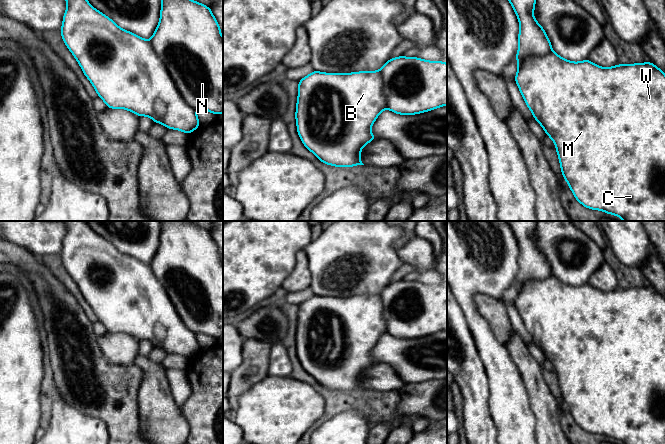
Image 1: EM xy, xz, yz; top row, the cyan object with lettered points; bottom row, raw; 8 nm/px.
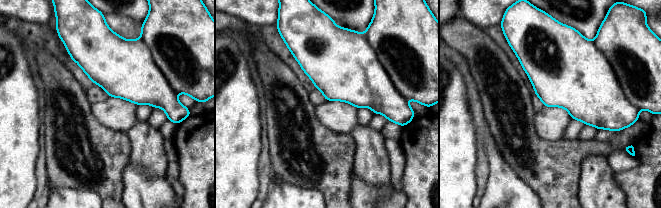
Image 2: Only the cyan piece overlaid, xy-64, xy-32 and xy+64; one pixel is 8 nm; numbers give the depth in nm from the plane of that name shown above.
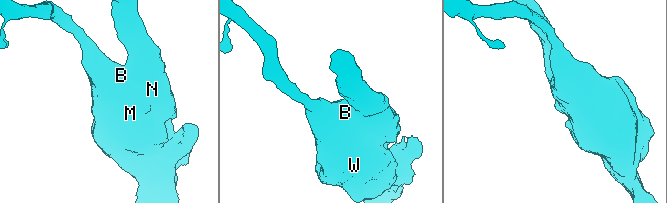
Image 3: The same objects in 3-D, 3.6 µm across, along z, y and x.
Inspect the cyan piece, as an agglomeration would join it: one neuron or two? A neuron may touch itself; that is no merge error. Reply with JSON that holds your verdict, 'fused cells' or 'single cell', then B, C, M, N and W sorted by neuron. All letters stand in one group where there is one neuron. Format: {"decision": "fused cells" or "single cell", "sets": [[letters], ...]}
{"decision": "single cell", "sets": [["B", "C", "M", "N", "W"]]}

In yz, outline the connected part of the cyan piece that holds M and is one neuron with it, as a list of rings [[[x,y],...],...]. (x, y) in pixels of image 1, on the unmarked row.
[[[506,221],[515,235],[520,255],[519,271],[516,278],[518,294],[515,306],[523,323],[533,338],[534,343],[542,350],[554,368],[559,381],[563,402],[567,405],[576,424],[584,431],[606,436],[623,444],[665,444],[665,297],[651,285],[636,288],[617,288],[604,292],[592,287],[589,283],[580,286],[568,285],[552,274],[551,266],[533,239],[537,221]]]

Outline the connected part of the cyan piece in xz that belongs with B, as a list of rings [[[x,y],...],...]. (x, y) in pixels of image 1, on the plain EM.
[[[399,280],[388,284],[379,295],[360,295],[353,297],[324,297],[320,295],[313,295],[298,305],[298,322],[296,328],[296,349],[297,357],[304,368],[304,370],[310,374],[319,385],[324,388],[336,390],[336,391],[354,391],[356,389],[364,389],[360,384],[360,377],[362,372],[369,366],[376,364],[377,362],[371,357],[371,351],[378,342],[379,338],[384,333],[400,338],[400,339],[414,339],[420,338],[433,333],[443,331],[447,329],[447,288],[444,285],[428,285],[420,283],[418,281],[405,281]]]

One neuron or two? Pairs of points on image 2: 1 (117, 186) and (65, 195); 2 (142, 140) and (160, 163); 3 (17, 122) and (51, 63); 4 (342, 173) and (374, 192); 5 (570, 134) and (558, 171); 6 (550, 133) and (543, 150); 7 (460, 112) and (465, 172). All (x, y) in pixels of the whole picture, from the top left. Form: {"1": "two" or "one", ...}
{"1": "two", "2": "one", "3": "two", "4": "two", "5": "two", "6": "two", "7": "one"}

